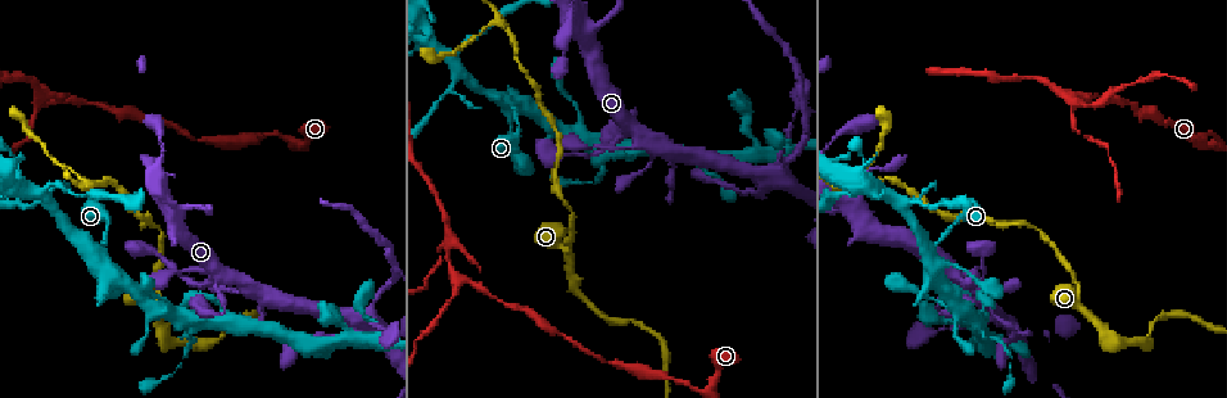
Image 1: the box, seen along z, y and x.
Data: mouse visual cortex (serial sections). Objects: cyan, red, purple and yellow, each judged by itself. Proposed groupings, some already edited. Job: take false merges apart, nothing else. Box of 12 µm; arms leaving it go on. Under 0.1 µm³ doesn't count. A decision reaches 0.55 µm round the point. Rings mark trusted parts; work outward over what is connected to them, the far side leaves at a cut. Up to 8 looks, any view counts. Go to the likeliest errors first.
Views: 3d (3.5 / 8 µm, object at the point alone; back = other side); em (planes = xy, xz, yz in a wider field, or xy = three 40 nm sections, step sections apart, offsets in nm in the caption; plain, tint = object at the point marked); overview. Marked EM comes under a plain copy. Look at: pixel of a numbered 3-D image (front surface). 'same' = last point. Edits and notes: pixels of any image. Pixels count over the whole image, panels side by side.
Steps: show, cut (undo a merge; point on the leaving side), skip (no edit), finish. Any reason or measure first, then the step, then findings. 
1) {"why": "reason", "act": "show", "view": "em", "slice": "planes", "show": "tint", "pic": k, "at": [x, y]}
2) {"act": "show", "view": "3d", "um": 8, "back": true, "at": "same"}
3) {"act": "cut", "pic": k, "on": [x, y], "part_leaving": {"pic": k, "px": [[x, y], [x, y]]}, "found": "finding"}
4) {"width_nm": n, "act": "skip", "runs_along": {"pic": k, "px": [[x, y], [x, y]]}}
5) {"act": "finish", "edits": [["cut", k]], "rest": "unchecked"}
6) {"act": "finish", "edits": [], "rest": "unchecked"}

{"why": "three-way junction", "act": "show", "view": "3d", "um": 3.5, "pic": 1, "at": [504, 22]}

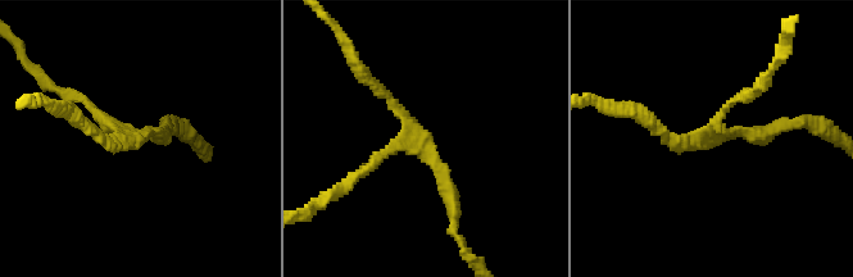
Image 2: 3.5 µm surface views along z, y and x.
{"arms": 3, "arm_widths_nm": [150, 150, 200], "why": "now the EM", "act": "show", "view": "em", "slice": "xy", "step": 2, "show": "tint", "pic": 2, "at": [719, 137]}

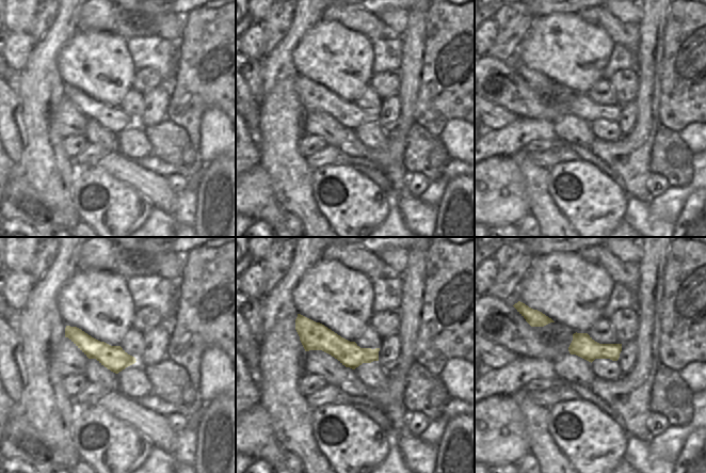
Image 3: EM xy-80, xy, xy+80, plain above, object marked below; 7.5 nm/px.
{"act": "show", "view": "em", "slice": "xy", "step": 3, "show": "tint", "at": "same"}

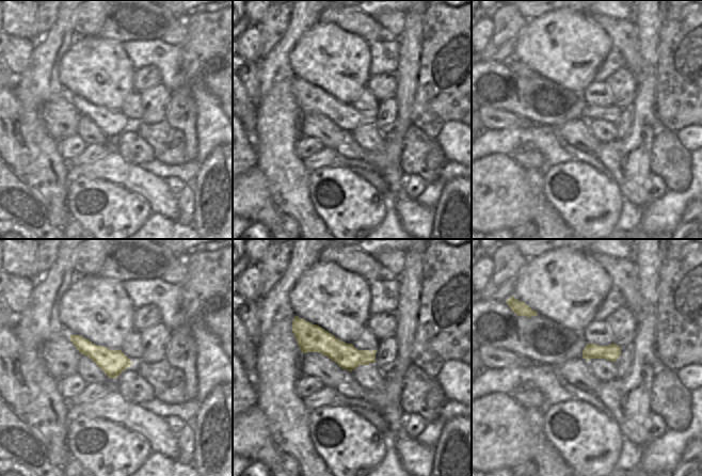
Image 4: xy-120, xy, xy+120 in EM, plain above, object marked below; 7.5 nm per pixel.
{"act": "skip", "found": "one cell here"}

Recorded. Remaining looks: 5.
{"why": "thin arm on a thick one", "act": "show", "view": "3d", "um": 3.5, "pic": 1, "at": [100, 253]}

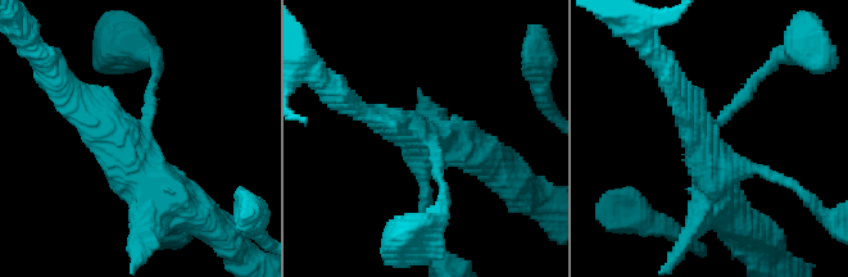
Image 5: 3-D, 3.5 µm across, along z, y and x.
{"act": "show", "view": "em", "slice": "xy", "step": 5, "show": "tint", "pic": 5, "at": [136, 139]}

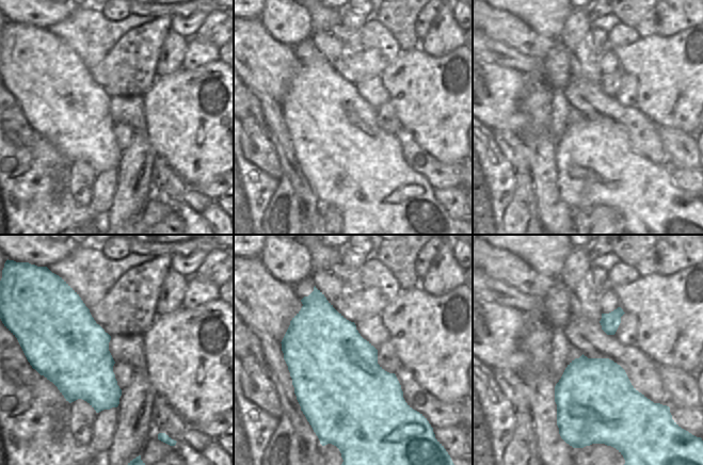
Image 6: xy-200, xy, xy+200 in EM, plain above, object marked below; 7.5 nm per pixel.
{"act": "skip", "found": "all the same cell"}

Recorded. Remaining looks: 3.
{"why": "a narrow waist", "act": "show", "view": "em", "slice": "xy", "step": 2, "show": "tint", "pic": 1, "at": [32, 206]}

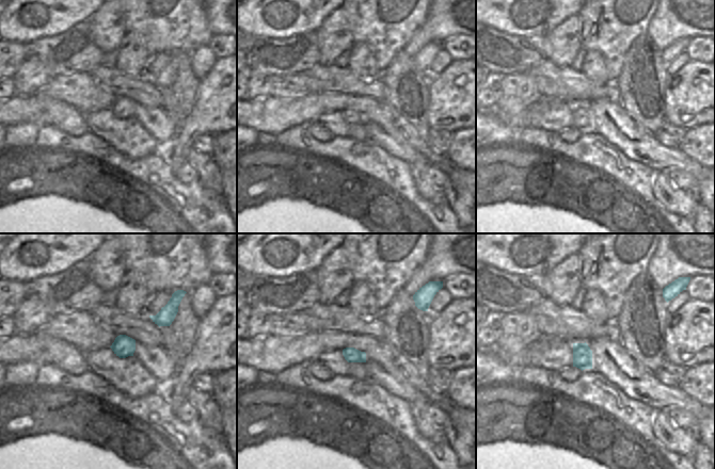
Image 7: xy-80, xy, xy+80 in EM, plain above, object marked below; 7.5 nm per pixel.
{"why": "wider look", "act": "show", "view": "3d", "um": 3.5, "at": "same"}

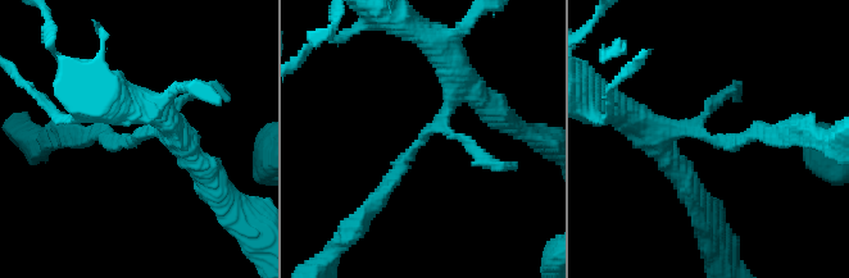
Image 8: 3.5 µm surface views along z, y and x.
{"width_nm": 110, "act": "skip", "runs_along": {"pic": 8, "px": [[467, 85], [364, 213]]}, "found": "all the same cell"}

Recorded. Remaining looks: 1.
{"act": "finish", "edits": [], "rest": "unchecked"}

